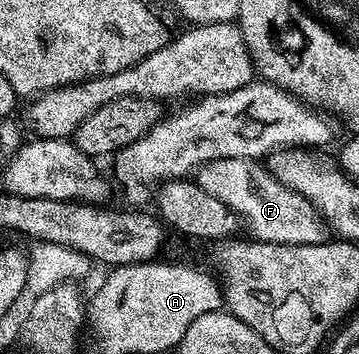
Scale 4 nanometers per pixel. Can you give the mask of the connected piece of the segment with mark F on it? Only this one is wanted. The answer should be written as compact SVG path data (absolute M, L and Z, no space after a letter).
M252 158L212 160L196 171L196 181L204 192L228 204L238 215L244 230L256 242L272 244L316 244L327 241L328 228L310 201L270 175L261 161Z

